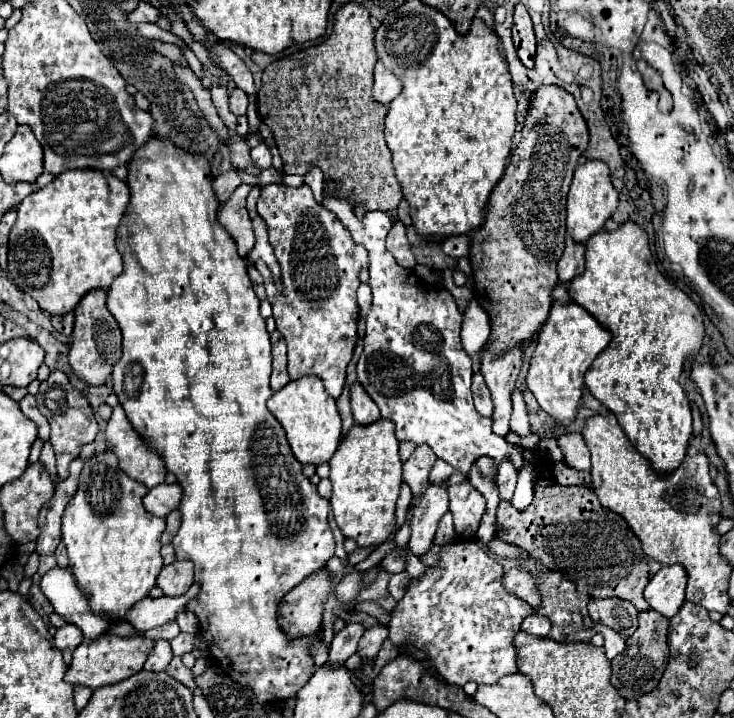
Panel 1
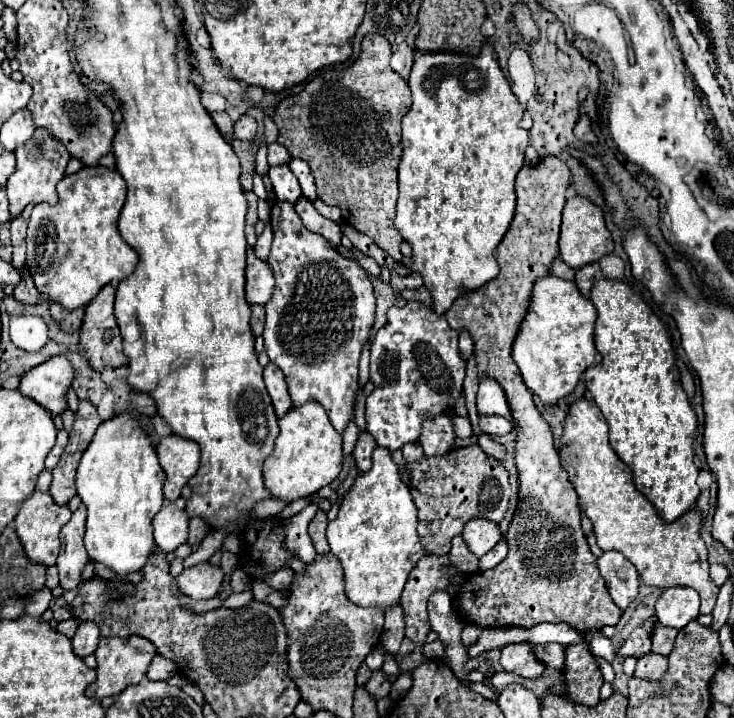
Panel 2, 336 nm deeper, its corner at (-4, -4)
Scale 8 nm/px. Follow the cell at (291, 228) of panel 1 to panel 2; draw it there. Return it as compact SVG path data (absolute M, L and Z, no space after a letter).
M275 202L275 204L273 204L273 208L271 208L271 226L273 226L275 240L273 240L273 246L271 246L271 254L269 254L269 258L267 258L267 264L269 264L269 268L273 270L273 276L275 276L275 292L273 292L271 300L265 304L265 314L267 314L265 332L263 332L265 352L267 352L269 360L271 360L273 364L277 364L277 366L281 368L281 372L285 374L285 382L287 382L287 386L289 386L289 394L291 394L293 406L295 406L295 408L297 408L297 406L303 406L307 400L319 402L319 404L327 410L327 414L329 414L335 430L341 434L341 432L347 428L349 420L353 418L353 402L355 402L355 394L357 394L357 388L359 388L359 386L357 386L359 358L361 358L363 344L369 340L371 326L373 326L373 322L375 322L375 294L373 294L373 286L371 286L365 270L363 270L357 262L347 260L347 258L345 258L341 252L337 252L323 236L319 236L319 234L315 234L315 232L309 232L309 230L303 226L301 218L297 216L295 208L293 208L289 202Z

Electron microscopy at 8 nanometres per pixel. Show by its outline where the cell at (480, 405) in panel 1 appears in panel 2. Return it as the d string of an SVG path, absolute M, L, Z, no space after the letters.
M499 416L479 418L479 428L483 434L489 434L489 436L503 436L513 430L511 422L507 418L499 418Z

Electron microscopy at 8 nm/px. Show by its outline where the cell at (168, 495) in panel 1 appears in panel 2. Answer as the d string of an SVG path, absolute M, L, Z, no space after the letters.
M185 498L163 504L159 514L153 518L153 532L155 544L165 552L173 552L181 544L187 544L189 516L185 512Z

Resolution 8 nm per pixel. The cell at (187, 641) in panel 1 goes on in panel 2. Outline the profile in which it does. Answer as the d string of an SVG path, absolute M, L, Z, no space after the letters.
M127 636L127 638L101 638L97 646L97 680L87 688L87 696L93 700L101 700L105 696L117 696L131 684L139 684L147 674L147 668L155 656L155 646L143 636Z

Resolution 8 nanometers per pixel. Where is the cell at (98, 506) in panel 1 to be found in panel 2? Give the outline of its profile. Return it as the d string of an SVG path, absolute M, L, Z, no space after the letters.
M117 414L97 428L77 470L77 494L87 506L85 548L93 562L109 566L115 574L141 570L153 550L153 516L161 510L165 472L157 460L153 440L129 414Z

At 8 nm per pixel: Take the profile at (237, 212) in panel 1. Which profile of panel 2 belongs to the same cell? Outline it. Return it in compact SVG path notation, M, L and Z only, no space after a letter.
M247 250L247 270L245 270L245 298L249 304L267 304L273 294L275 278L271 268L255 258L253 250Z

